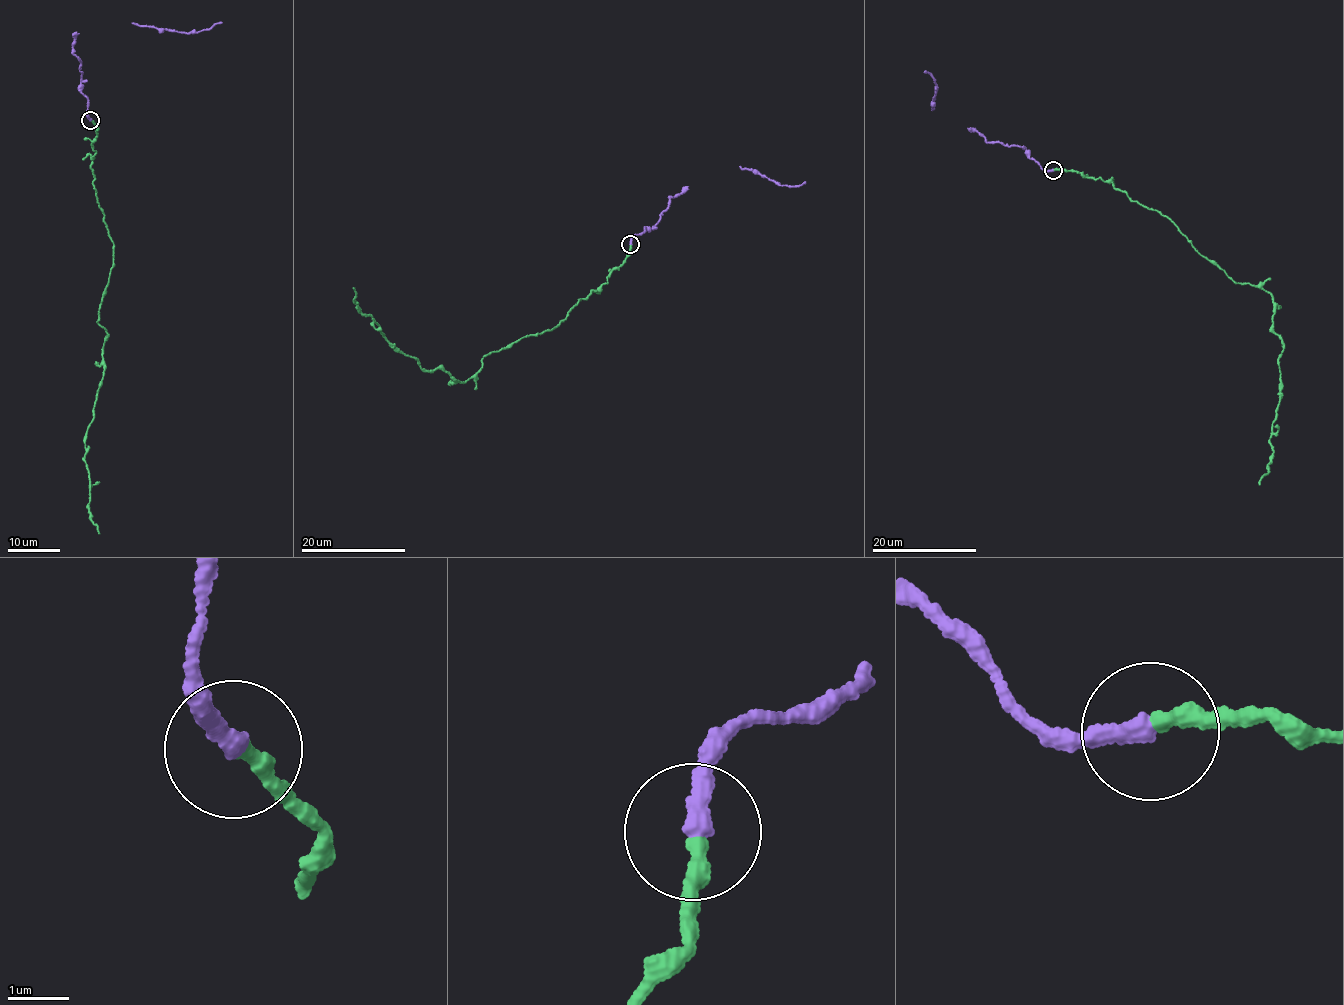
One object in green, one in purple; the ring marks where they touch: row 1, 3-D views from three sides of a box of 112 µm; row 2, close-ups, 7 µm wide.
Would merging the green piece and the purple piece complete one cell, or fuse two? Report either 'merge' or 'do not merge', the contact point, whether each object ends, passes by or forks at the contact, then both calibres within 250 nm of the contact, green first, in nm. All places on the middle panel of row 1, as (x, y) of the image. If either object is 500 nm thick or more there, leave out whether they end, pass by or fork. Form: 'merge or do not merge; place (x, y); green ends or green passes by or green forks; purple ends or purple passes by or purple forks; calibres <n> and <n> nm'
merge; place (630, 244); green ends; purple ends; calibres 280 and 300 nm

